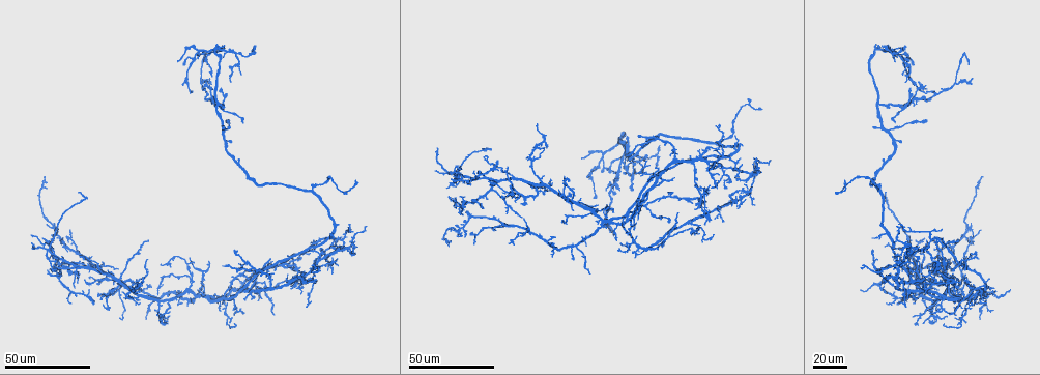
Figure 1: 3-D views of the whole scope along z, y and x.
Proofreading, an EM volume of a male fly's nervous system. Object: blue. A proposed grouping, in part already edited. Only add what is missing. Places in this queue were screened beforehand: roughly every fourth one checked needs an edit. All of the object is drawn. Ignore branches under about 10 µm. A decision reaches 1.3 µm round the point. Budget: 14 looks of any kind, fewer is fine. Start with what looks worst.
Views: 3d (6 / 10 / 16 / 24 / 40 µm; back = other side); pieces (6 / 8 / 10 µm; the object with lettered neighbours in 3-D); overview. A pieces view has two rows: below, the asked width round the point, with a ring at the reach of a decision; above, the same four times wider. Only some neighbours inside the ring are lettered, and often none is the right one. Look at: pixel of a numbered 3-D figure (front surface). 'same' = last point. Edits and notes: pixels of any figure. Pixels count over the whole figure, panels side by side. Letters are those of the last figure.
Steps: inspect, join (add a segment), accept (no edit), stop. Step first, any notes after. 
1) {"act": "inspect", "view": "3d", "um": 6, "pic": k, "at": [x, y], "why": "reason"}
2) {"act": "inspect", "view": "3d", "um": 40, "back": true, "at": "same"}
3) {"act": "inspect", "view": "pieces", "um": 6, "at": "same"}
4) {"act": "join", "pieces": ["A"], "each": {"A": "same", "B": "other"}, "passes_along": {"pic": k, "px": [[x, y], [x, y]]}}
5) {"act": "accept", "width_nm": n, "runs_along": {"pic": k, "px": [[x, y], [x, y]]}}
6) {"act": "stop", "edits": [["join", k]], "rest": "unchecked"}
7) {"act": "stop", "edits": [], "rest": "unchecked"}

{"act": "inspect", "view": "3d", "um": 24, "pic": 1, "at": [270, 261], "why": "an open end"}

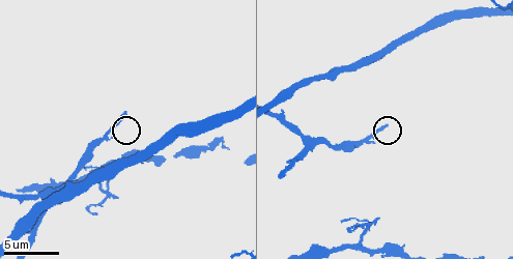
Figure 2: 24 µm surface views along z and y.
{"act": "inspect", "view": "pieces", "um": 8, "pic": 2, "at": [126, 113]}

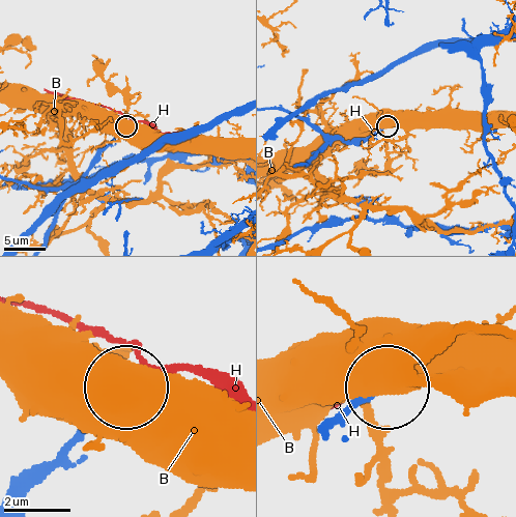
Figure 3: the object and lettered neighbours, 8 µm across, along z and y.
{"act": "join", "pieces": ["H"], "each": {"B": "other", "H": "same"}, "found": "it goes on there"}

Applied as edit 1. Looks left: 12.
{"act": "inspect", "view": "3d", "um": 24, "pic": 1, "at": [642, 174], "why": "branch stops here"}

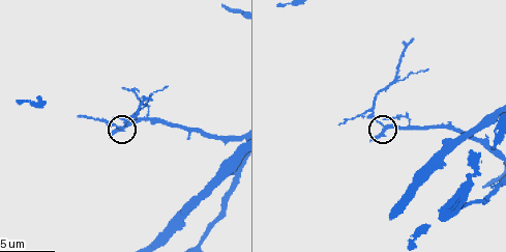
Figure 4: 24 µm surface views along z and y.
{"act": "inspect", "view": "3d", "um": 10, "pic": 4, "at": [113, 134]}

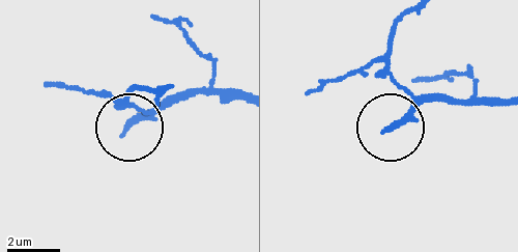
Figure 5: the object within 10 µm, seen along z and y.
{"act": "inspect", "view": "pieces", "um": 6, "pic": 5, "at": [386, 130], "why": "what lies round it"}

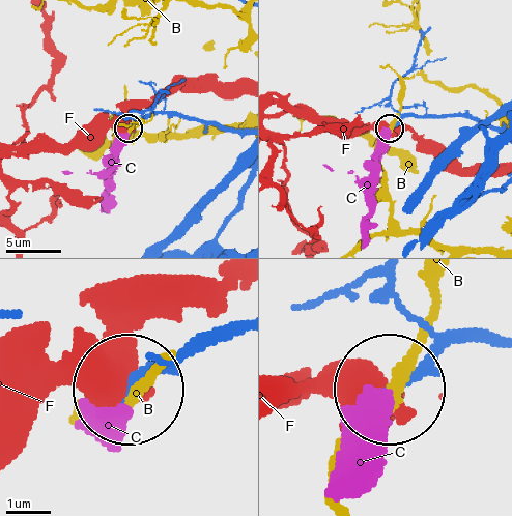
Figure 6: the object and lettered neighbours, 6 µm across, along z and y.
{"act": "accept", "each": {"B": "other", "C": "other", "F": "other"}, "runs_along": {"pic": 6, "px": [[494, 338], [450, 341], [398, 390]]}, "found": "no lettered segment goes on from it"}

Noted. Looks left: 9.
{"act": "inspect", "view": "3d", "um": 24, "pic": 1, "at": [580, 156], "why": "long arm stops here"}

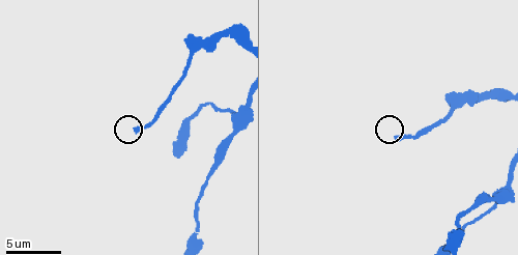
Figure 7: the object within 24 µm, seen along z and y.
{"act": "inspect", "view": "pieces", "um": 10, "pic": 7, "at": [395, 140], "why": "what lies round it"}

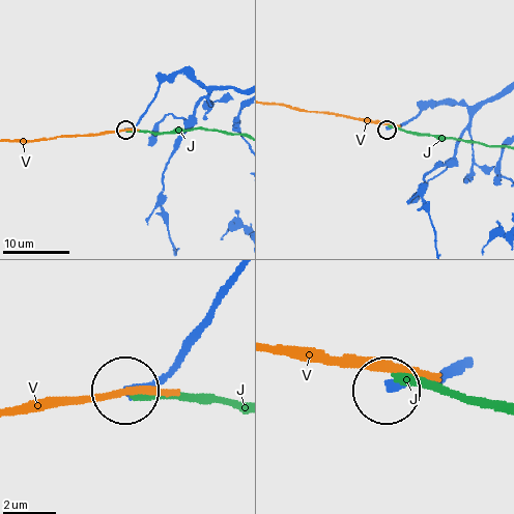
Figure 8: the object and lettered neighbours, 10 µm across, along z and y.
{"act": "accept", "width_nm": 330, "each": {"J": "other", "V": "other"}, "runs_along": {"pic": 8, "px": [[466, 366], [388, 390]]}, "found": "none of them fits"}

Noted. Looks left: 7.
{"act": "inspect", "view": "3d", "um": 24, "pic": 1, "at": [339, 224], "why": "an open end"}

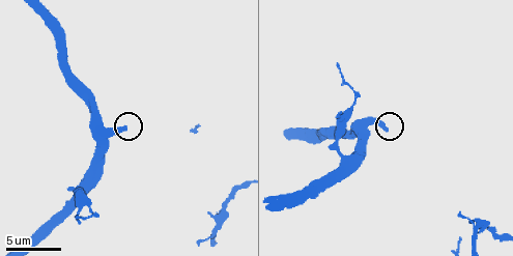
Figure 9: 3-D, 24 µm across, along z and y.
{"act": "inspect", "view": "pieces", "um": 8, "pic": 9, "at": [123, 128]}

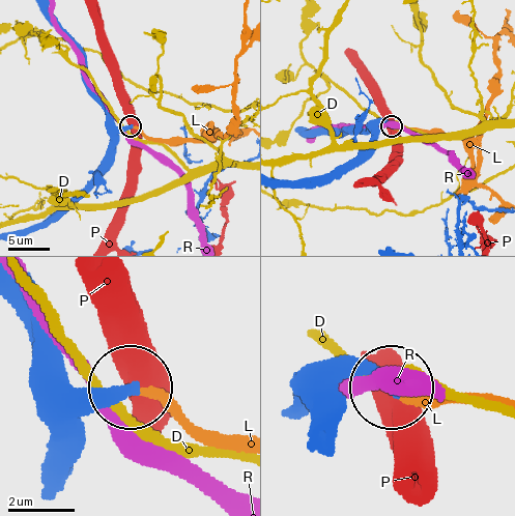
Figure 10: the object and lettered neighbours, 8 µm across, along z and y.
{"act": "join", "pieces": ["L"], "each": {"D": "other", "L": "same", "P": "other", "R": "other"}, "passes_along": {"pic": 10, "px": [[60, 452], [85, 412], [138, 388], [236, 437]]}, "found": "it goes on there"}

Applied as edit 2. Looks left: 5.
{"act": "inspect", "view": "3d", "um": 24, "pic": 1, "at": [924, 100], "why": "thin end"}

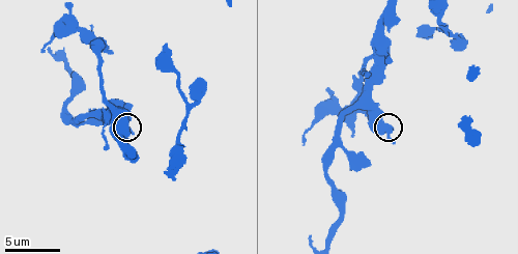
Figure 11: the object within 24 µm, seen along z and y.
{"act": "inspect", "view": "pieces", "um": 6, "pic": 11, "at": [392, 142], "why": "see the neighbours"}

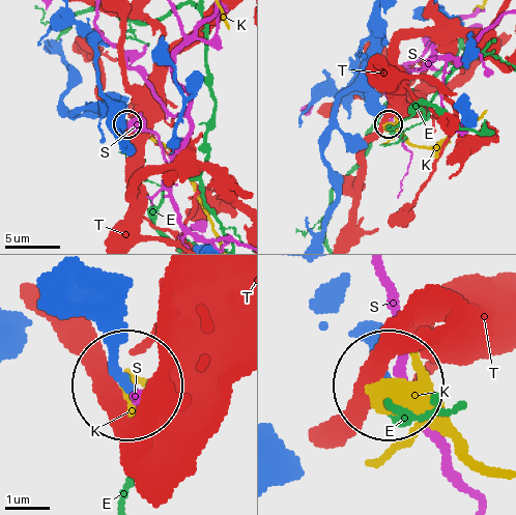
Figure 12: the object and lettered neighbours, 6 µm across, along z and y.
{"act": "accept", "width_nm": 190, "each": {"E": "other", "K": "other", "S": "other", "T": "other"}, "runs_along": {"pic": 12, "px": [[102, 332], [120, 384]]}, "found": "no lettered segment goes on from it"}

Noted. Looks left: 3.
{"act": "inspect", "view": "3d", "um": 24, "pic": 1, "at": [883, 159]}

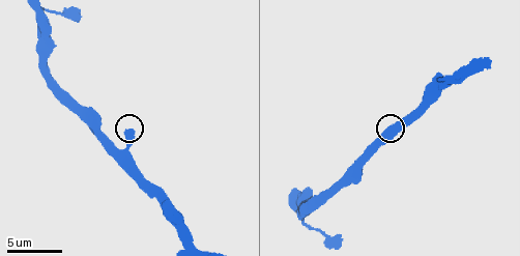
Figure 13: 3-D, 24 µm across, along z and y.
{"act": "inspect", "view": "pieces", "um": 8, "pic": 13, "at": [130, 131]}

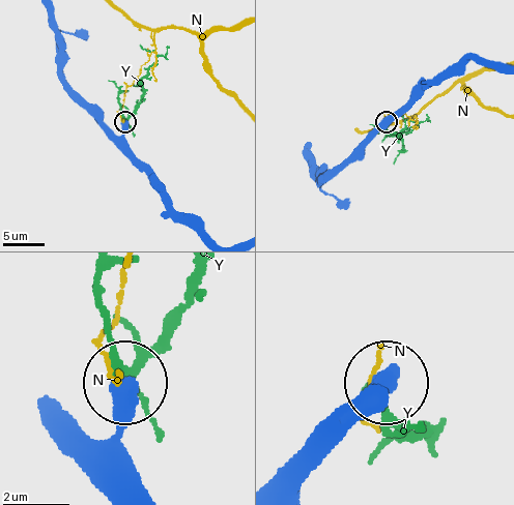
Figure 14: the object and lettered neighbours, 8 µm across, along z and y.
{"act": "accept", "each": {"N": "other", "Y": "other"}, "runs_along": {"pic": 14, "px": [[148, 493], [123, 442], [123, 387]]}, "found": "no lettered segment goes on from it"}

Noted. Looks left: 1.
{"act": "stop", "edits": [["join", 3], ["join", 10]], "rest": "unchecked"}

